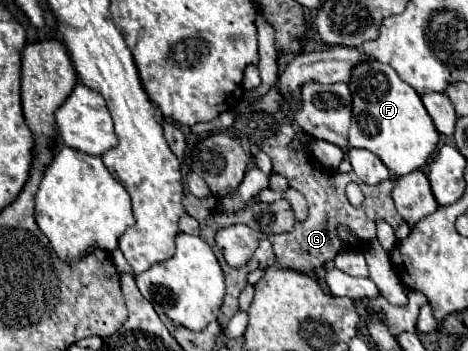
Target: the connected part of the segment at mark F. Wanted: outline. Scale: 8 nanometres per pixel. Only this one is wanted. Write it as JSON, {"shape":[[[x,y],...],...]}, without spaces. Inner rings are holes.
{"shape":[[[377,60],[359,64],[353,70],[349,90],[353,94],[349,148],[365,148],[373,152],[393,176],[411,174],[429,162],[439,144],[439,132],[435,130],[419,94],[411,90],[391,66]]]}

